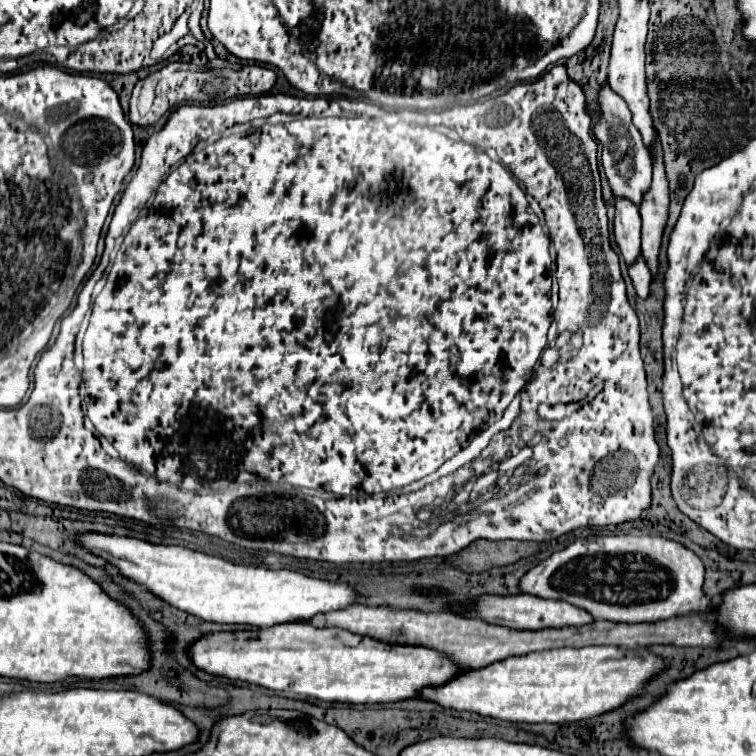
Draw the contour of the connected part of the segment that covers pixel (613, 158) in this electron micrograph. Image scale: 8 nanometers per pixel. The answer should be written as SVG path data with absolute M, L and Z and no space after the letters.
M607 80L601 84L599 96L597 96L597 114L595 114L595 124L593 124L593 136L601 146L601 164L605 168L613 194L625 196L639 206L641 194L651 184L649 150L645 148L643 140L639 138L639 130L635 128L635 124L631 120L631 112L627 108L625 100L619 98L619 94L611 90Z

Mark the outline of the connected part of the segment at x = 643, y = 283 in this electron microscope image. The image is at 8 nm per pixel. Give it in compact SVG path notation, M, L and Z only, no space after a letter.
M643 254L639 256L639 260L635 260L635 264L629 266L629 276L633 280L633 286L637 290L639 298L647 298L649 296L649 282L651 282L651 272L647 268L647 262L643 260Z

